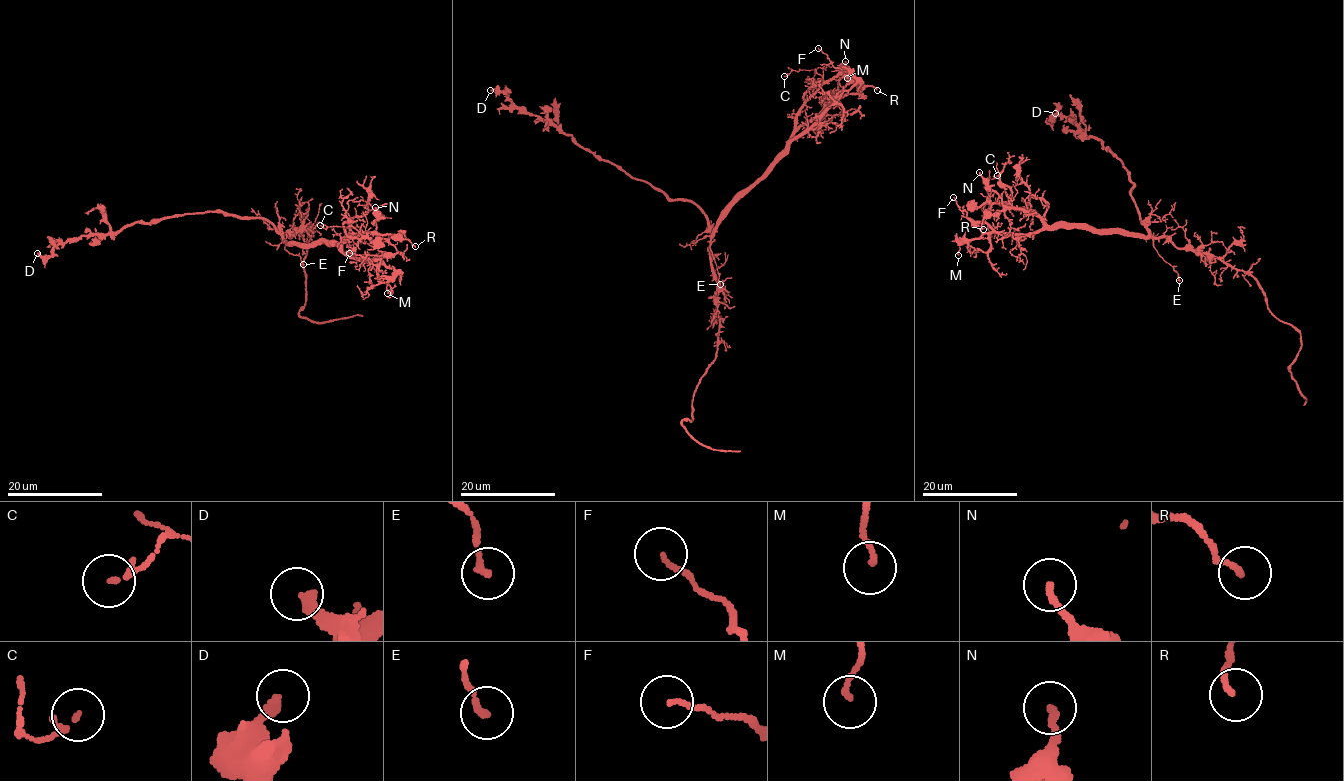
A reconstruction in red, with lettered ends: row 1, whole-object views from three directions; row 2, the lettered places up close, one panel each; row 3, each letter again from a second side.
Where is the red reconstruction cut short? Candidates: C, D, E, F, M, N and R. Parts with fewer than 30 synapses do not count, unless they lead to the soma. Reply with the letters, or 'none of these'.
none of these

